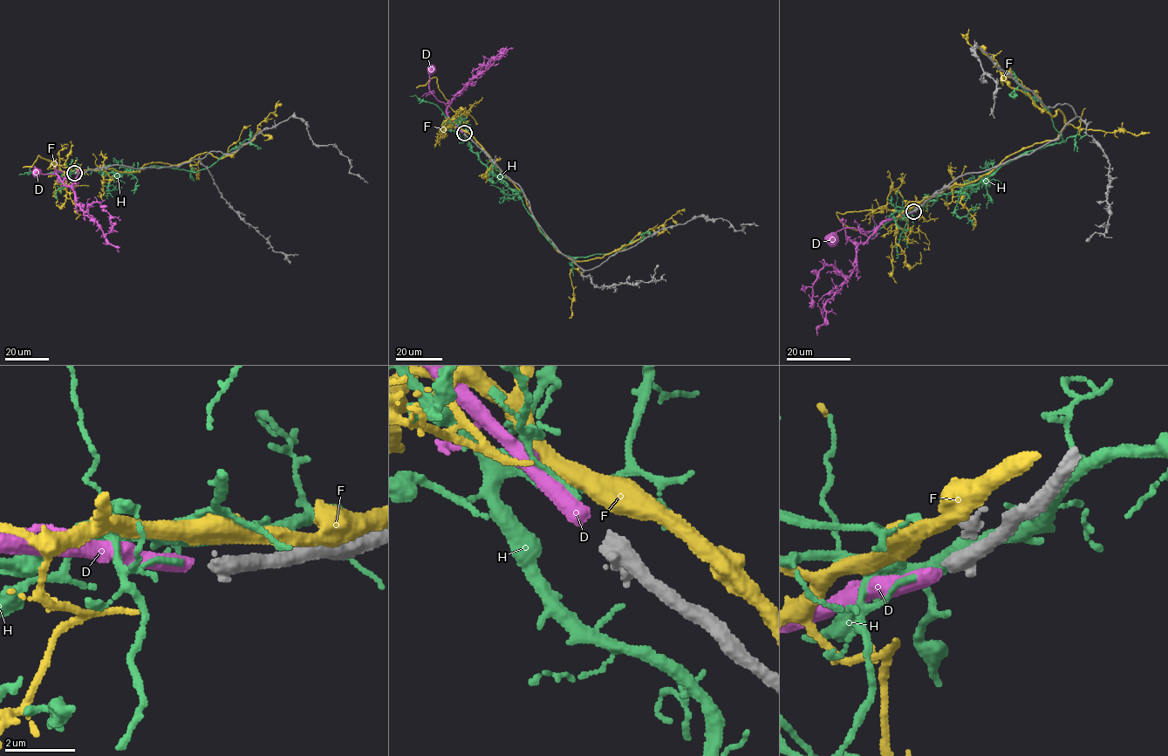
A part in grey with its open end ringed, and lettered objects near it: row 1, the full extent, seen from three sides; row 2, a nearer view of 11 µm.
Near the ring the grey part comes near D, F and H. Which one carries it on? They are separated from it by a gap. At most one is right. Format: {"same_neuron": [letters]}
{"same_neuron": ["D"]}

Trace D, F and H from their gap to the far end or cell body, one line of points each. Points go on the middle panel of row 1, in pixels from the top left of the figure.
D: (462, 133), (449, 118), (447, 106), (428, 87), (431, 69)
F: (464, 132), (522, 192), (537, 229), (571, 259), (602, 257), (635, 242), (678, 211), (682, 214)
H: (462, 131), (459, 127), (457, 134), (515, 193), (543, 235), (564, 256), (608, 254), (645, 233), (652, 237)

